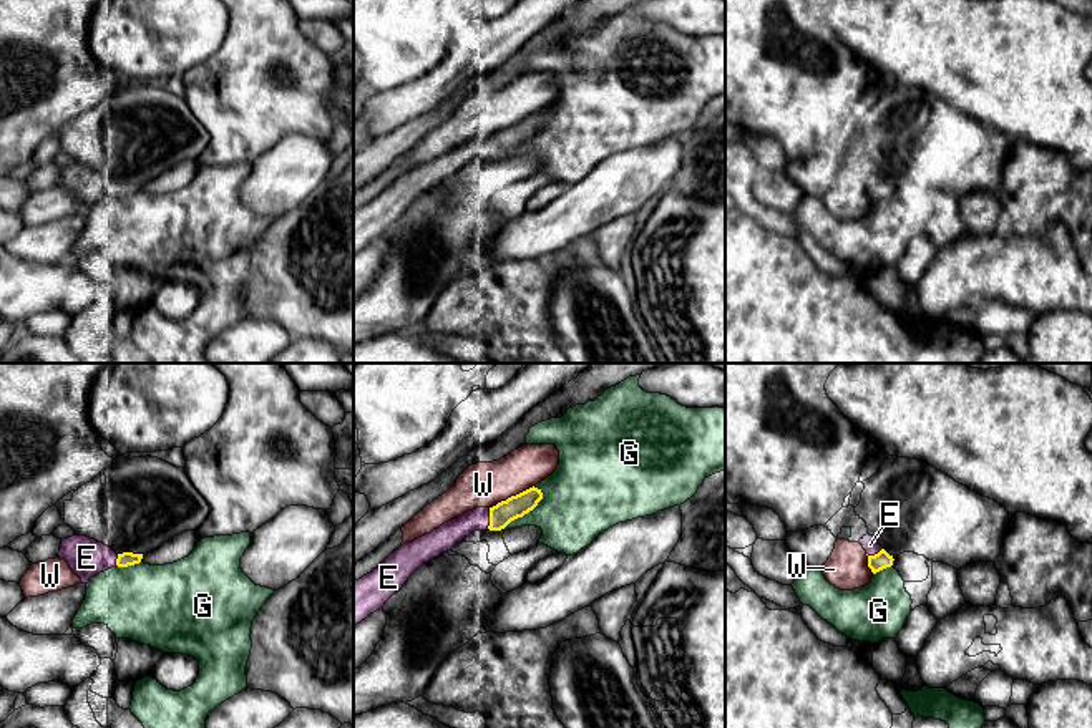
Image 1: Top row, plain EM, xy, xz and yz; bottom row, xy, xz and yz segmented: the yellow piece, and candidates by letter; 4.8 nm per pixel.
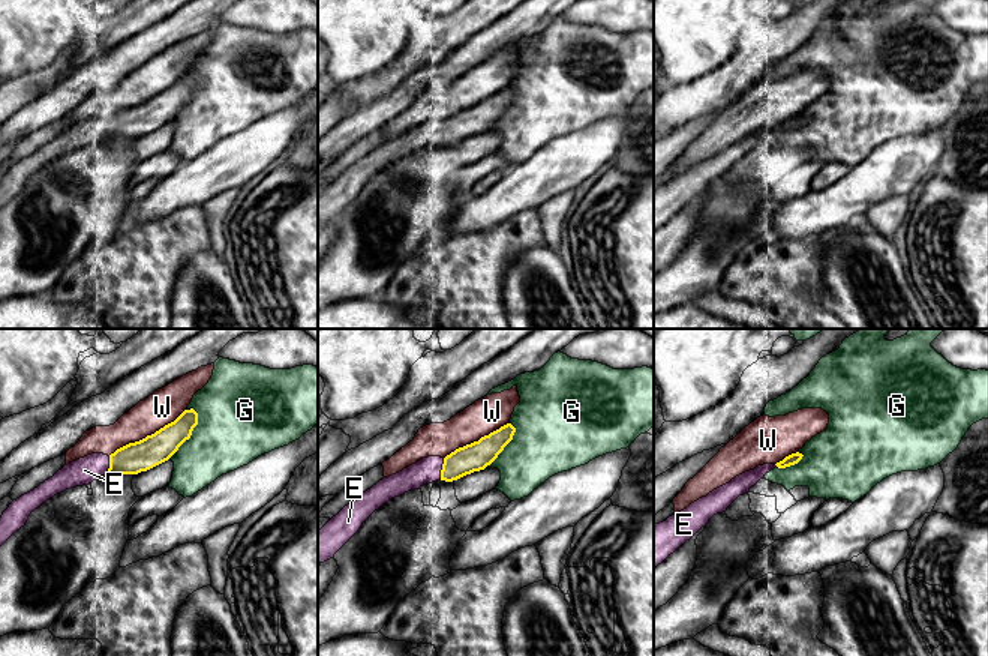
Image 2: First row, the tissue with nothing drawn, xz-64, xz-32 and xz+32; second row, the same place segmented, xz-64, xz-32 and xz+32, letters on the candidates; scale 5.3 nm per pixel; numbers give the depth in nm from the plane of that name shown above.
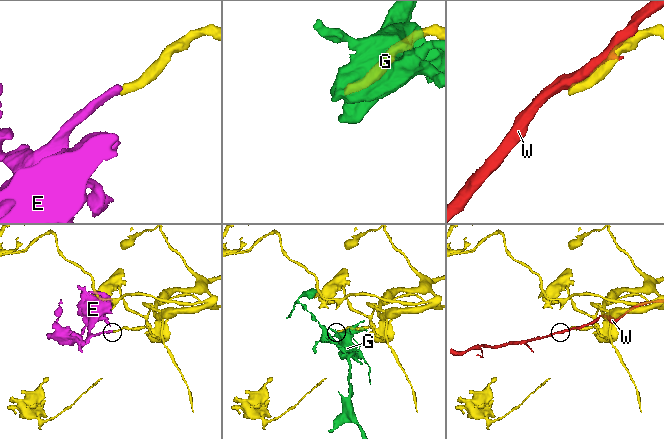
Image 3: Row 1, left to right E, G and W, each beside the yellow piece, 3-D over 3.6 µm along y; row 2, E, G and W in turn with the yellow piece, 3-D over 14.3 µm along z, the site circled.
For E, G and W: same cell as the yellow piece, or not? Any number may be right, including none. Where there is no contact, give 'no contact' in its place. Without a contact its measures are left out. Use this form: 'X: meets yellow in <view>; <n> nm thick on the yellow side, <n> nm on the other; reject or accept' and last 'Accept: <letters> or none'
E: meets yellow in xz; 110 nm thick on the yellow side, 120 nm on the other; accept
G: meets yellow in xz; 110 nm thick on the yellow side, 340 nm on the other; reject
W: meets yellow in xz; 110 nm thick on the yellow side, 220 nm on the other; reject
Accept: E

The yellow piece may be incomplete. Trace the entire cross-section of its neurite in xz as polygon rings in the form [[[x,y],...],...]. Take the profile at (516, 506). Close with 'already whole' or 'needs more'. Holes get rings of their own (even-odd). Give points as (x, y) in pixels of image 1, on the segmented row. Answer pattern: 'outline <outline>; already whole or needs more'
outline [[[533,486],[516,496],[508,497],[506,501],[498,502],[493,507],[476,507],[468,511],[433,529],[430,534],[425,534],[393,551],[377,569],[353,582],[353,625],[365,620],[370,614],[380,610],[385,602],[403,587],[403,584],[418,567],[450,551],[475,531],[505,529],[511,521],[533,511],[541,499],[541,489]]]; needs more

